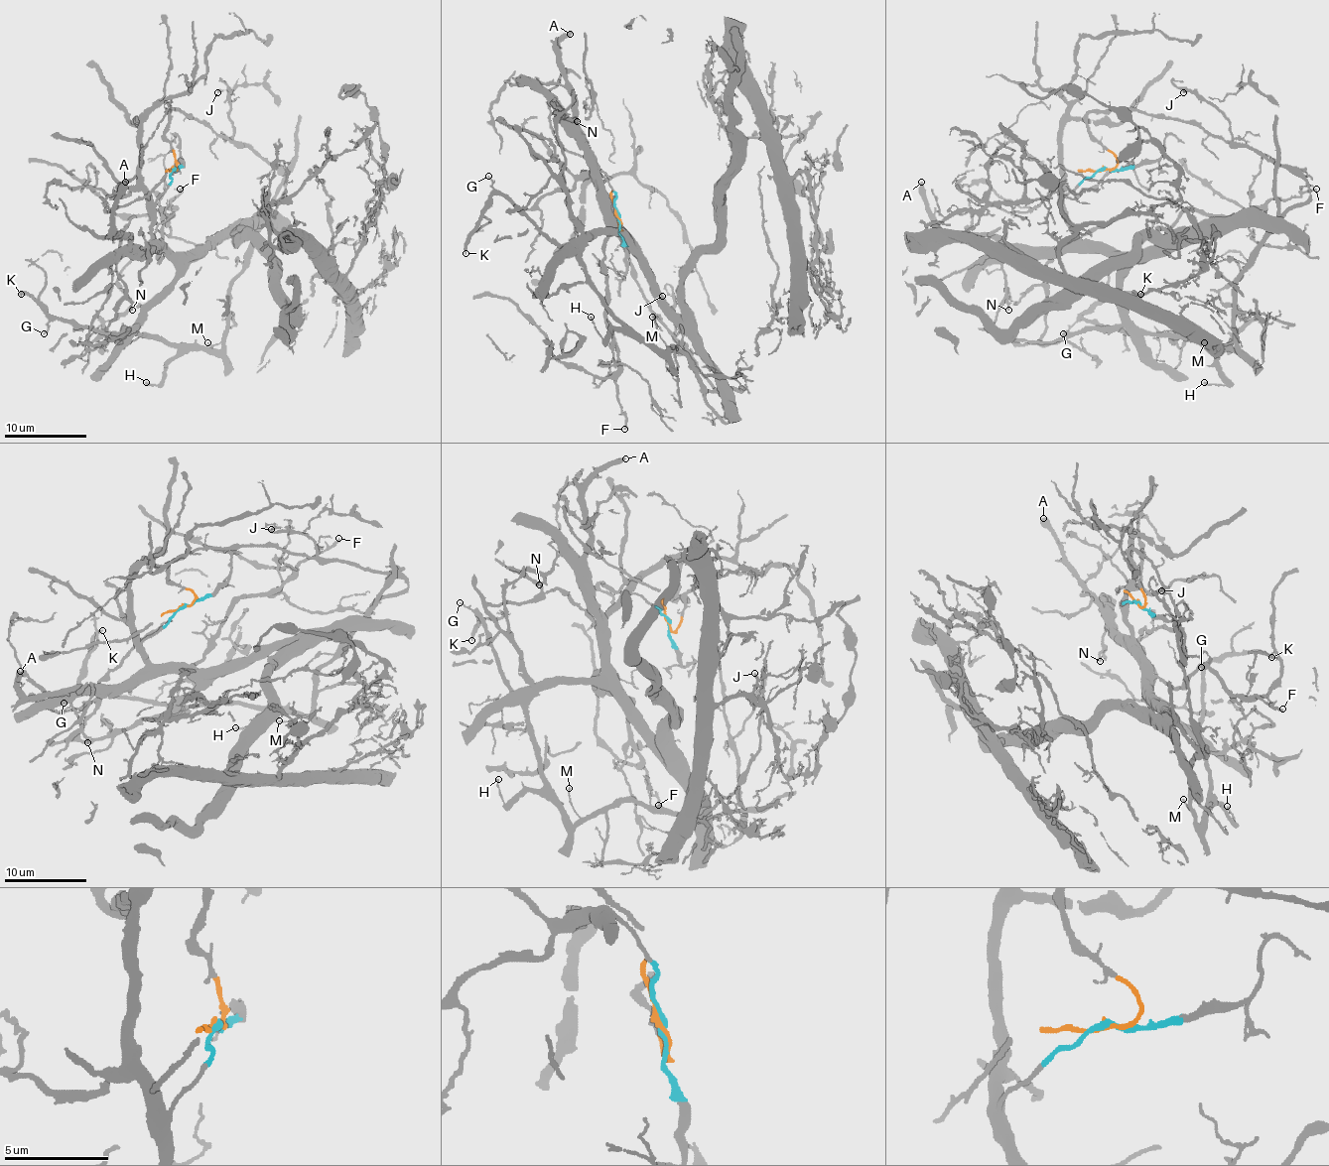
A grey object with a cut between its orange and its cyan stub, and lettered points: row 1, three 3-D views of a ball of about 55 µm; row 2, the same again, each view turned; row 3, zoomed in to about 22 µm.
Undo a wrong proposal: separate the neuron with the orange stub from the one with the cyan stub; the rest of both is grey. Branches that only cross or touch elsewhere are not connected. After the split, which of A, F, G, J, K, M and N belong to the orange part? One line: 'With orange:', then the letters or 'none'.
With orange: J, M

